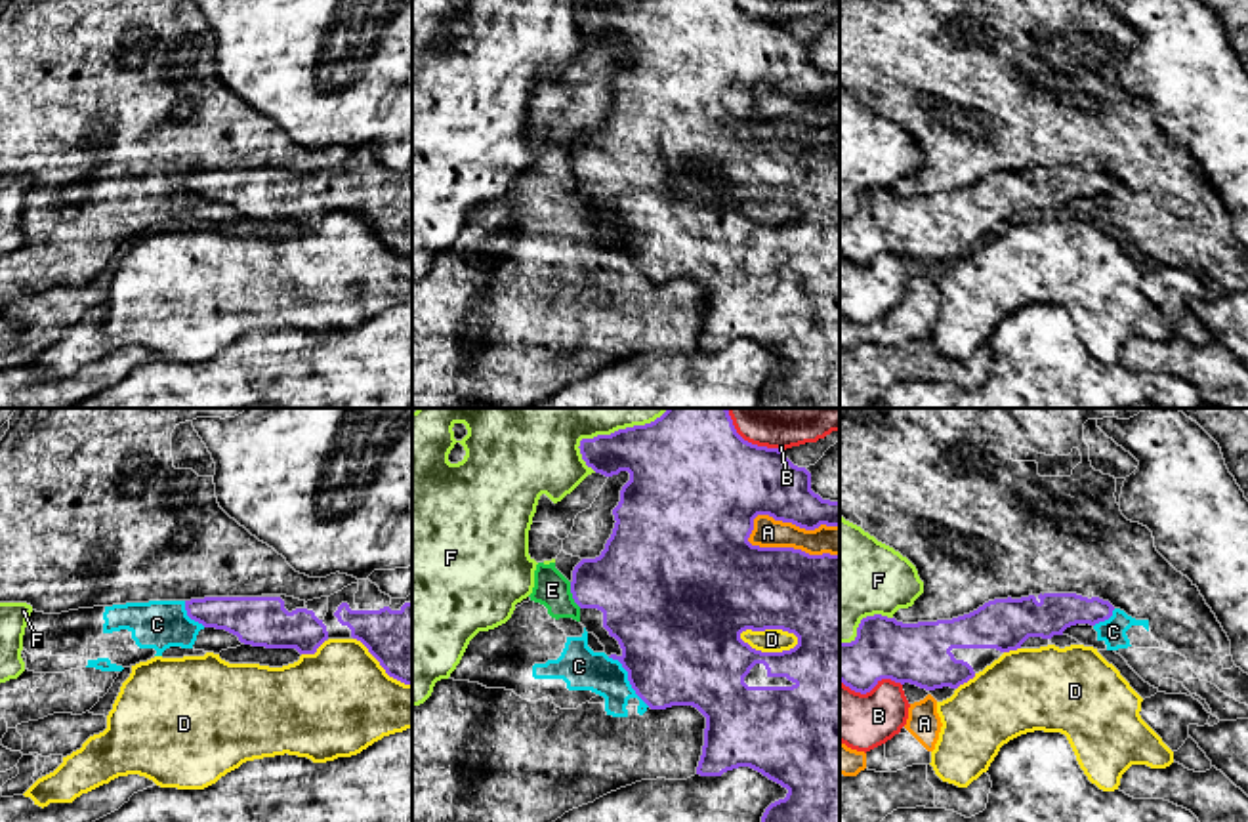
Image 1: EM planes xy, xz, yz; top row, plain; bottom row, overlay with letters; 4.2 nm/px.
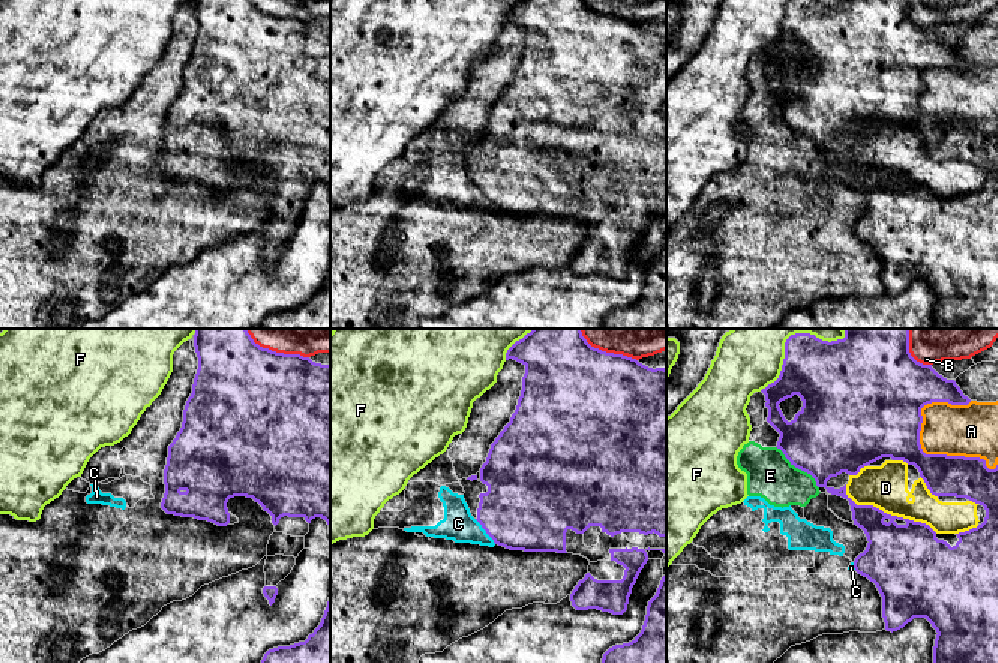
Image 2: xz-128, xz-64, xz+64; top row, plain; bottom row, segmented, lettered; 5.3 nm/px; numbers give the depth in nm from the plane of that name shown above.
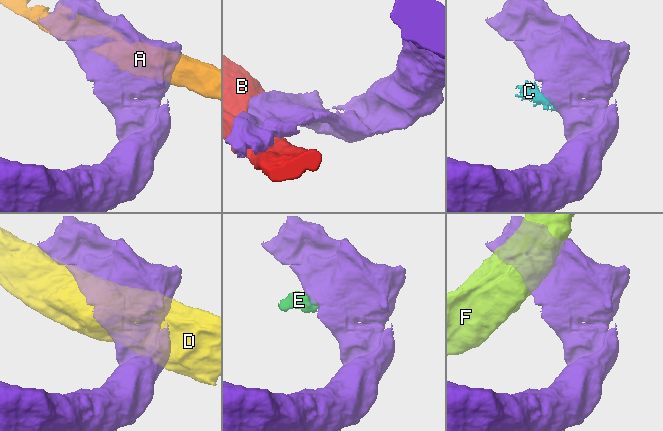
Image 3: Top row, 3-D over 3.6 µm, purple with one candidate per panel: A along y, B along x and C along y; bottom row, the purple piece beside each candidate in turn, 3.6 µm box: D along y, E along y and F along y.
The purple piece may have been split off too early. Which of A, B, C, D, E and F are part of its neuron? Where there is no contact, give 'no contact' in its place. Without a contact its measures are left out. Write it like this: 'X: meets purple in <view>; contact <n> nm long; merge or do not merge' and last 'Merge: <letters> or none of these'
A: meets purple in xz; contact 400 nm long; do not merge
B: meets purple in yz; contact 260 nm long; do not merge
C: meets purple in xz; contact 280 nm long; do not merge
D: meets purple in xz; contact 260 nm long; do not merge
E: meets purple in xz; contact 120 nm long; do not merge
F: meets purple in xz; contact 440 nm long; do not merge
Merge: none of these

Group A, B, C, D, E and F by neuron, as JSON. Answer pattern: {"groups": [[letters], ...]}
{"groups": [["A"], ["B"], ["C", "E"], ["D"], ["F"]]}

